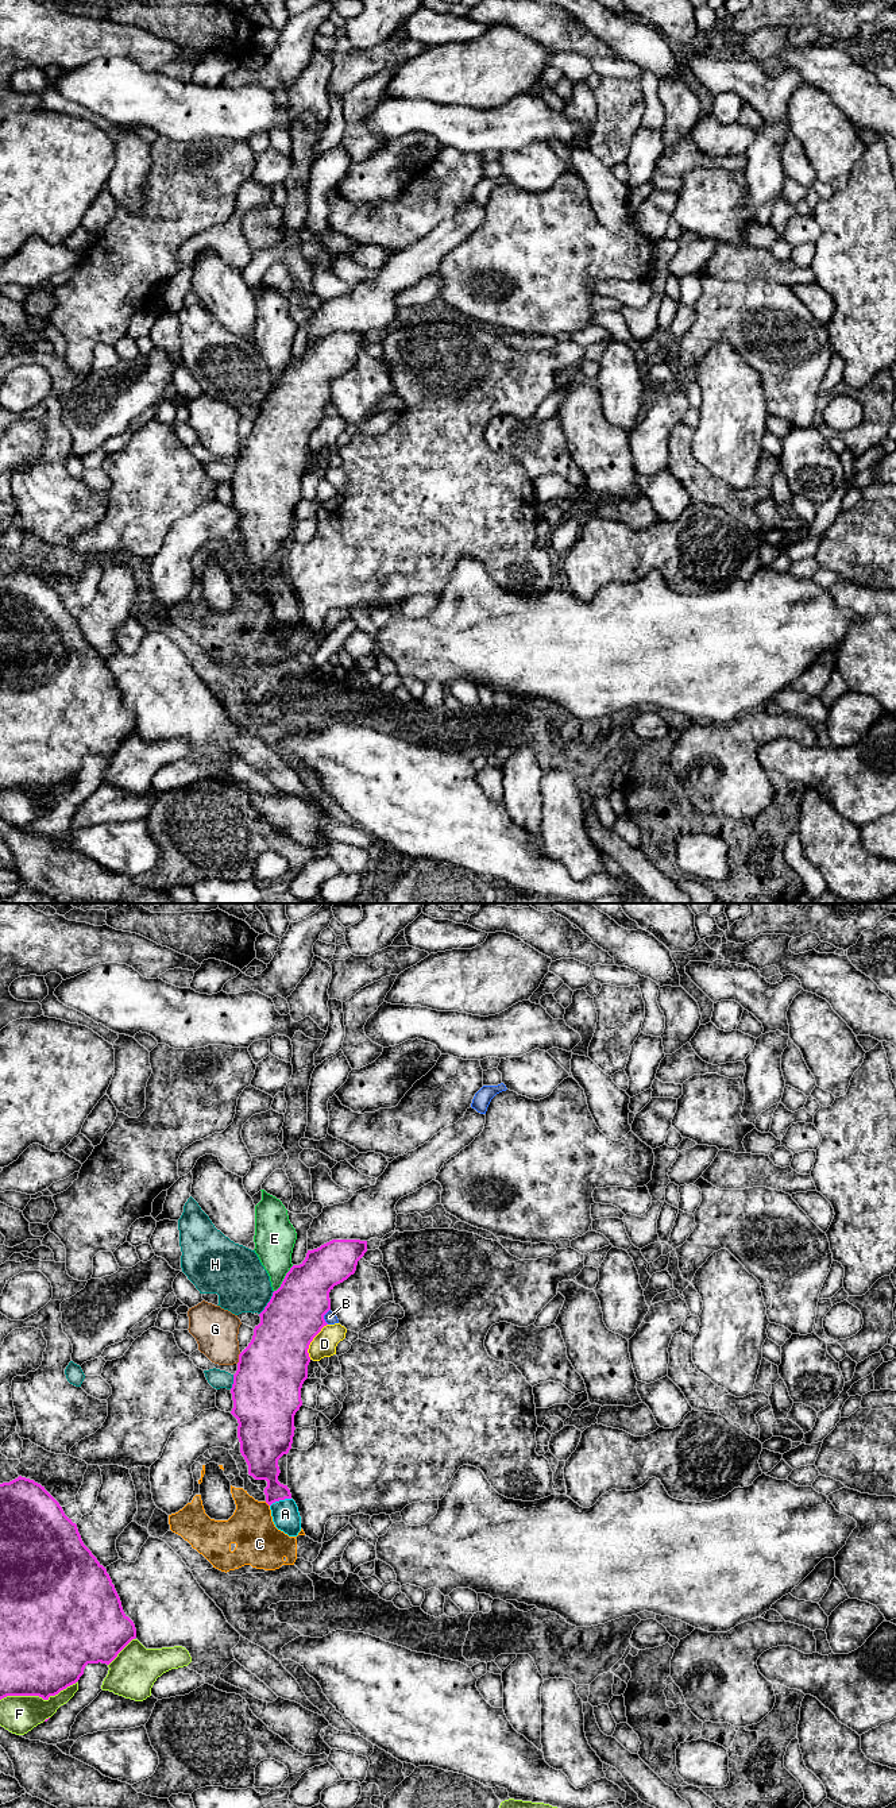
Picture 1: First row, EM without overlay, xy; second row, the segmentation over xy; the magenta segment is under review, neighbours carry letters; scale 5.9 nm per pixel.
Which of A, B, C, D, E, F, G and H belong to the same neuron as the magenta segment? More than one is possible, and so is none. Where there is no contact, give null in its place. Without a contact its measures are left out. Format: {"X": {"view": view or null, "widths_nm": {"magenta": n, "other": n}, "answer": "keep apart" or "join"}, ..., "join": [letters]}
{"A": {"view": "xy", "widths_nm": {"magenta": 180, "other": 160}, "answer": "join"}, "B": {"view": "xy", "widths_nm": {"magenta": 360, "other": 70}, "answer": "keep apart"}, "C": {"view": "xy", "widths_nm": {"magenta": 180, "other": 280}, "answer": "keep apart"}, "D": {"view": "xy", "widths_nm": {"magenta": 380, "other": 150}, "answer": "keep apart"}, "E": {"view": "xy", "widths_nm": {"magenta": 360, "other": 240}, "answer": "keep apart"}, "F": {"view": "xy", "widths_nm": {"magenta": 500, "other": 220}, "answer": "keep apart"}, "G": {"view": "xy", "widths_nm": {"magenta": 420, "other": 260}, "answer": "keep apart"}, "H": {"view": "xy", "widths_nm": {"magenta": 360, "other": 320}, "answer": "keep apart"}, "join": ["A"]}

